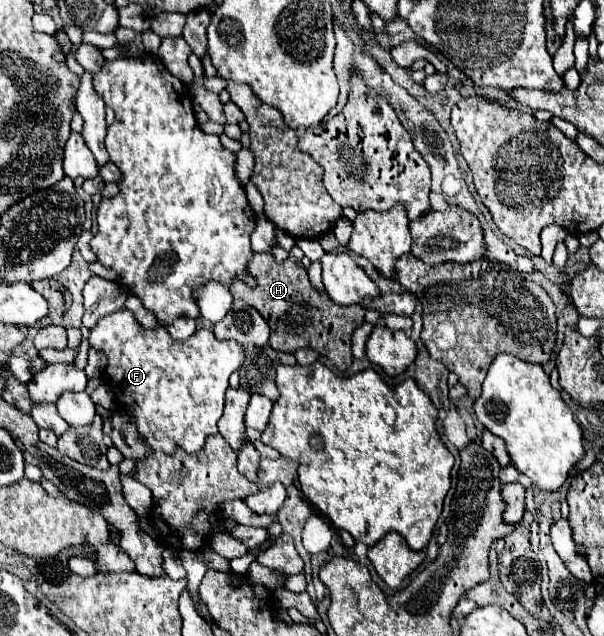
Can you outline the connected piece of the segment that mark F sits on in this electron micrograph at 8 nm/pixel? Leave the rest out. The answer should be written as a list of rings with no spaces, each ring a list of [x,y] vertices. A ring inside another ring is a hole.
[[[126,308],[102,316],[90,330],[88,344],[106,354],[108,364],[104,368],[104,378],[110,390],[114,392],[118,406],[130,418],[134,418],[136,430],[140,432],[144,442],[154,452],[164,452],[168,456],[172,456],[178,448],[182,448],[188,454],[198,454],[204,448],[204,440],[212,434],[218,434],[216,422],[222,416],[228,378],[242,366],[246,356],[244,348],[238,342],[218,340],[208,328],[198,328],[190,338],[186,338],[186,342],[184,340],[176,342],[172,340],[166,326],[156,324],[156,328],[146,330]]]

